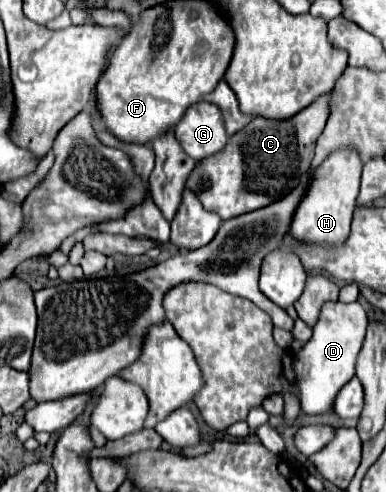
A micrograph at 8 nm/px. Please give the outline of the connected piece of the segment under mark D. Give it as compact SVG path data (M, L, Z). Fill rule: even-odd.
M327 302L313 328L313 338L293 358L301 412L307 416L327 414L337 392L355 376L355 362L367 332L367 314L359 302Z

